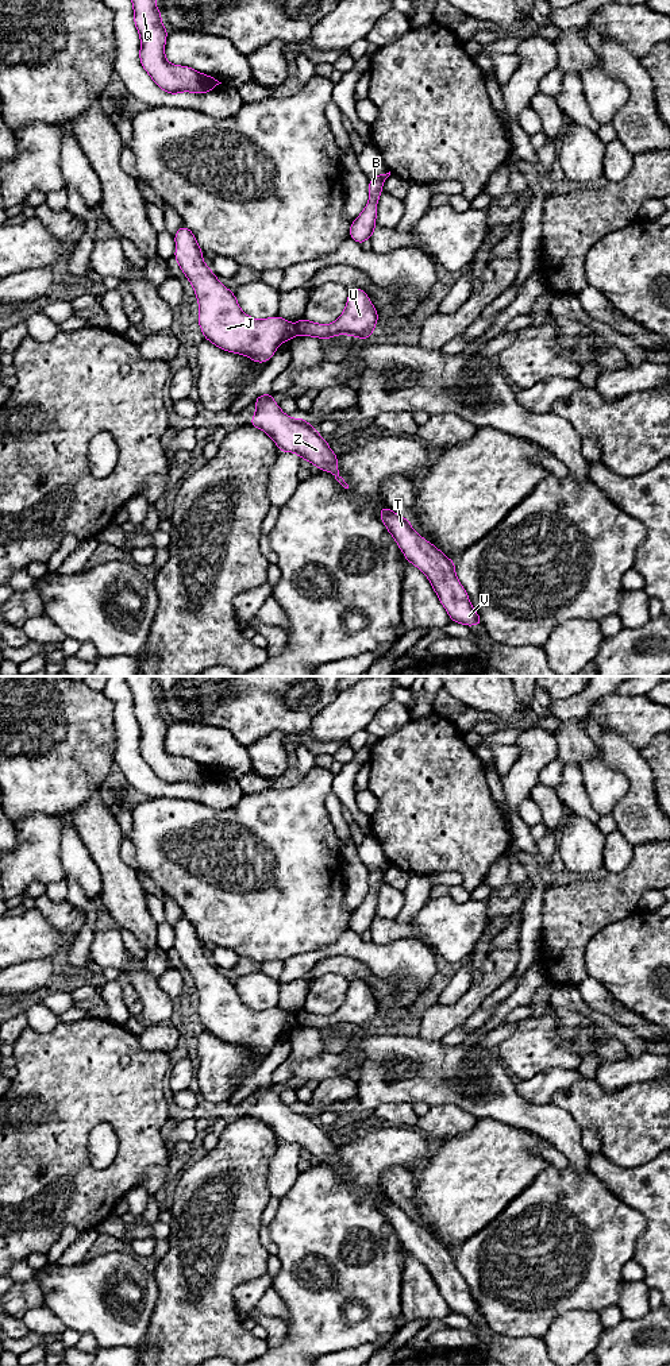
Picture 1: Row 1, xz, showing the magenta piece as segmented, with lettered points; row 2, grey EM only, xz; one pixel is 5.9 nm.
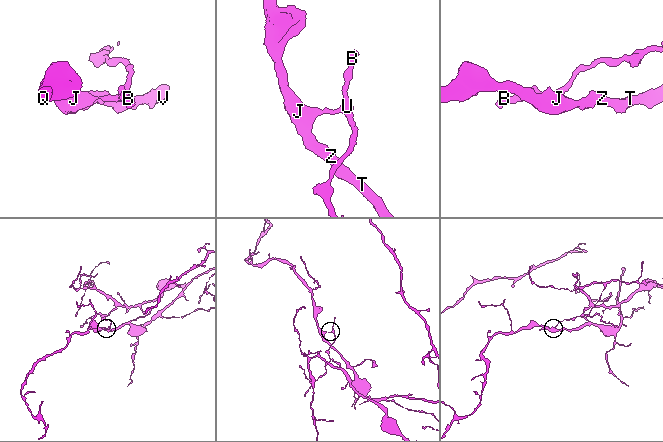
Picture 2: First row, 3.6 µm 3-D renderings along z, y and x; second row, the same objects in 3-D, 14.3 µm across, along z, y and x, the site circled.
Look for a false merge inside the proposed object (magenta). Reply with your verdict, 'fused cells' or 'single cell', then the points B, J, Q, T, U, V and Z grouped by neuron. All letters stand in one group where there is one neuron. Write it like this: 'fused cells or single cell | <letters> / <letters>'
fused cells | B U / J Q T V Z

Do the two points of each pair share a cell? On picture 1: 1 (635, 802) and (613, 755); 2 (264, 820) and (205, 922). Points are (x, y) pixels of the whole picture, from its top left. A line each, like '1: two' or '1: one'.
1: one
2: one

